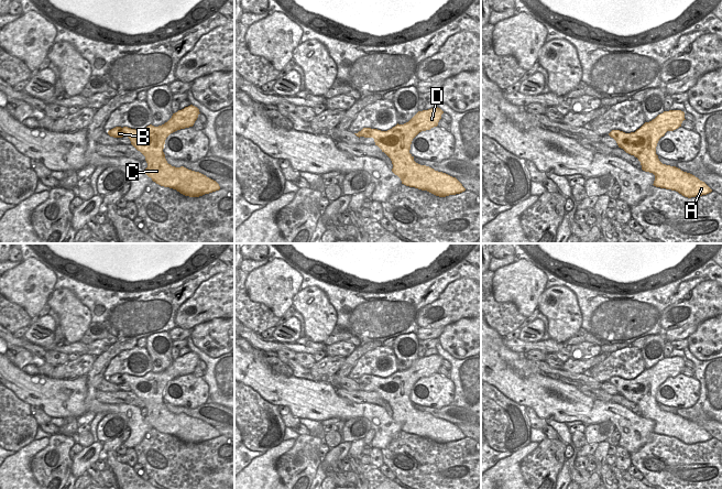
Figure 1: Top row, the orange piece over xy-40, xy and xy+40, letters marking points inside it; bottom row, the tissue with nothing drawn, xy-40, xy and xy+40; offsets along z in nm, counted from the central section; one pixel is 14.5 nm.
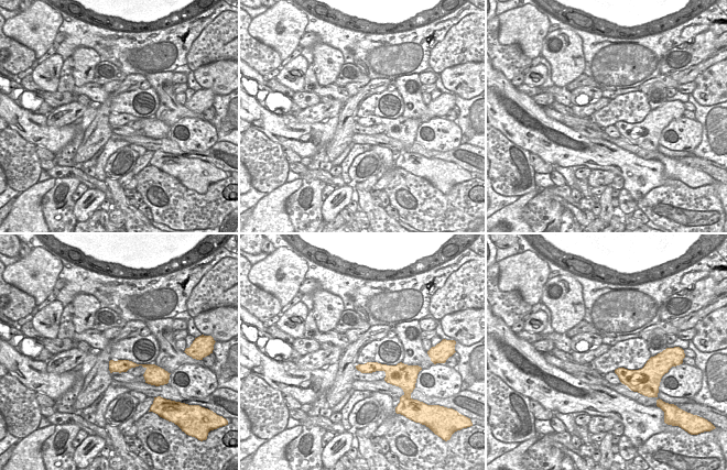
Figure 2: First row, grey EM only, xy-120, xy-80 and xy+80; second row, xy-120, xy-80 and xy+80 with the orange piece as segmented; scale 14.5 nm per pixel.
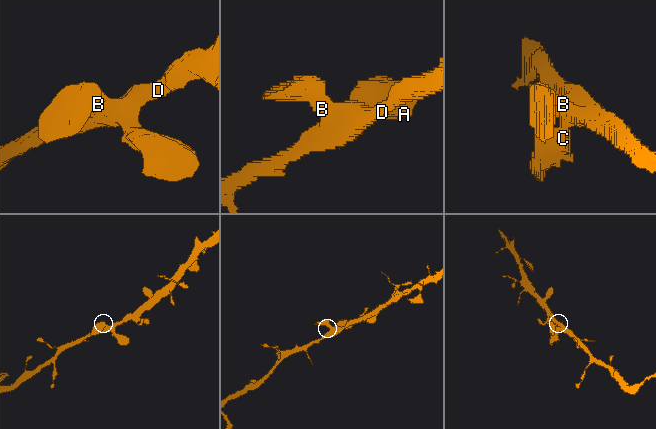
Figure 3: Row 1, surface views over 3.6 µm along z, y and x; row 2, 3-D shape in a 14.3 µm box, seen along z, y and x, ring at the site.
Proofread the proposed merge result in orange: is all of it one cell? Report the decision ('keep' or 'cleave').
keep

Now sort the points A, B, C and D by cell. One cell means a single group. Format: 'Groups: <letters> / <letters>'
Groups: A B C D.

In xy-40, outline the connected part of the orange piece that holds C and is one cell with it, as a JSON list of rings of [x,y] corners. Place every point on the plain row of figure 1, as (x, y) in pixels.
[[[193,351],[173,360],[162,372],[147,372],[143,377],[116,373],[108,378],[113,384],[128,383],[131,391],[140,398],[147,410],[145,421],[156,431],[176,436],[189,444],[199,444],[220,436],[219,431],[206,422],[184,413],[175,414],[167,410],[163,399],[166,384],[180,376],[193,373],[199,356]]]

